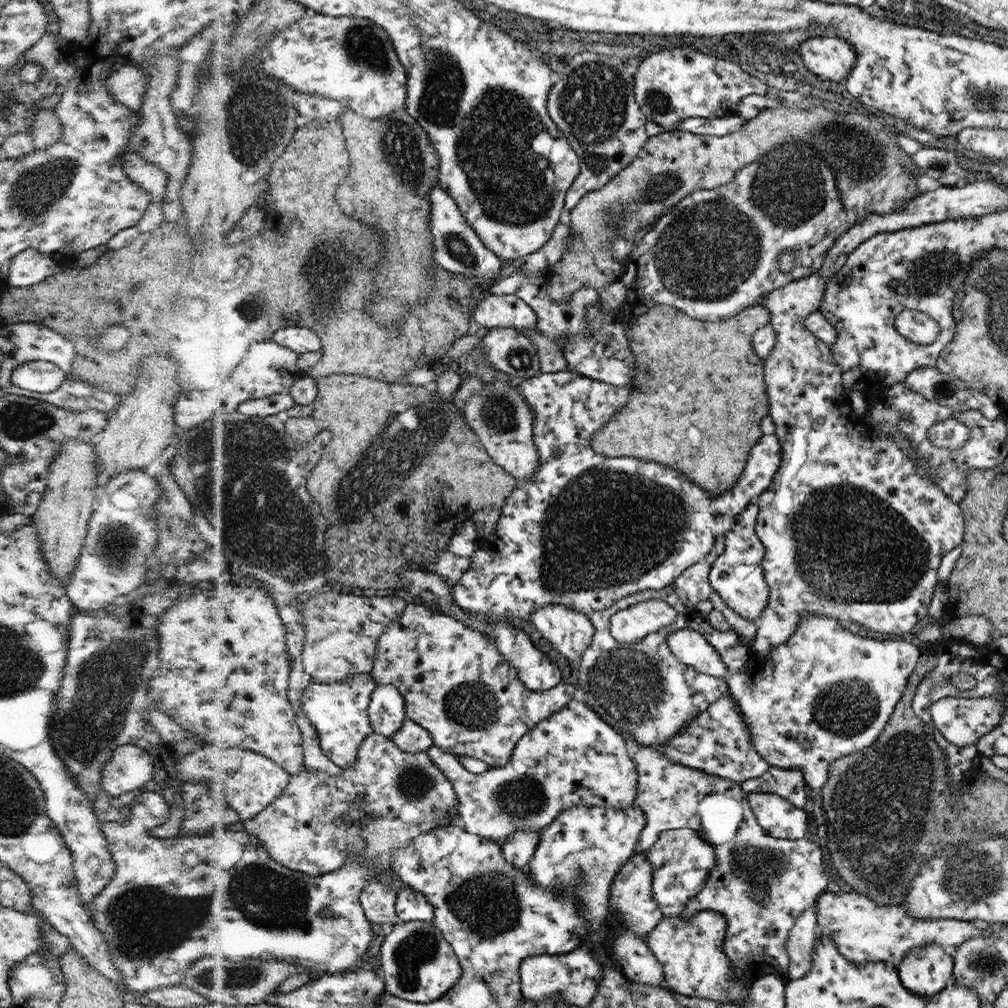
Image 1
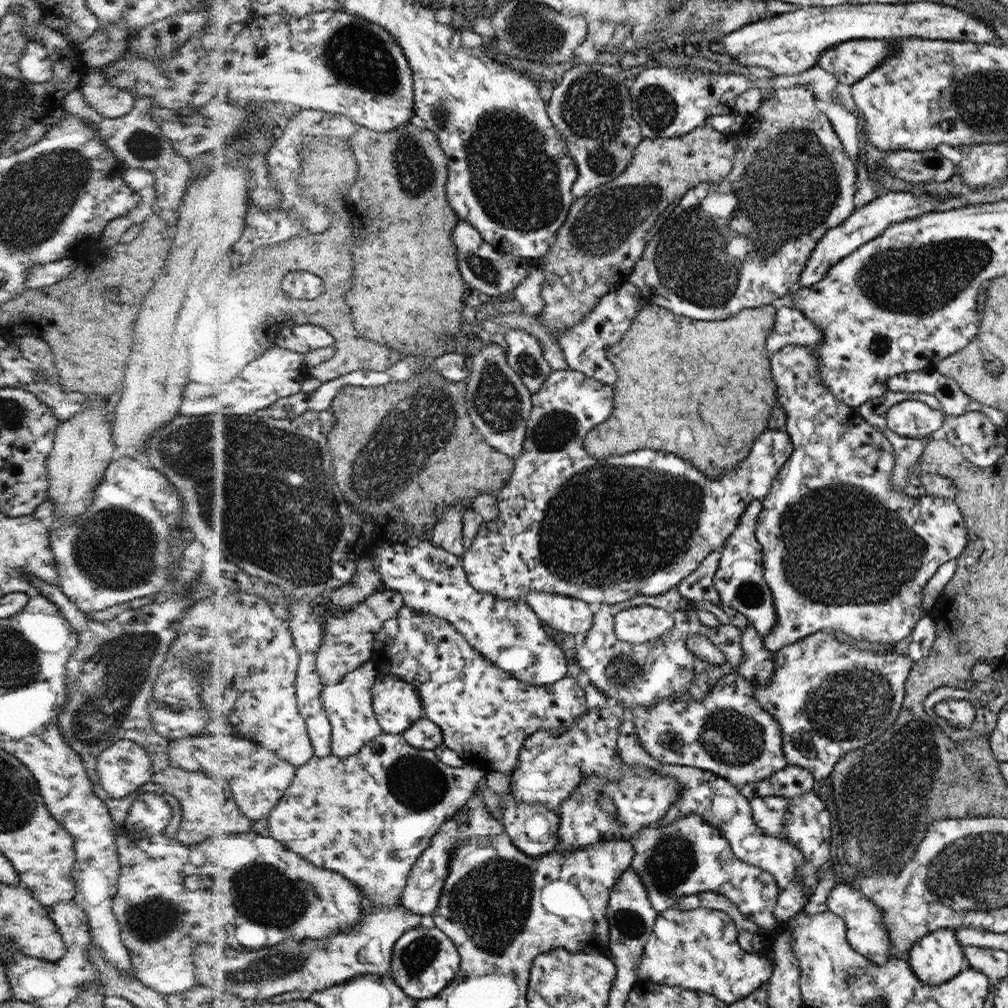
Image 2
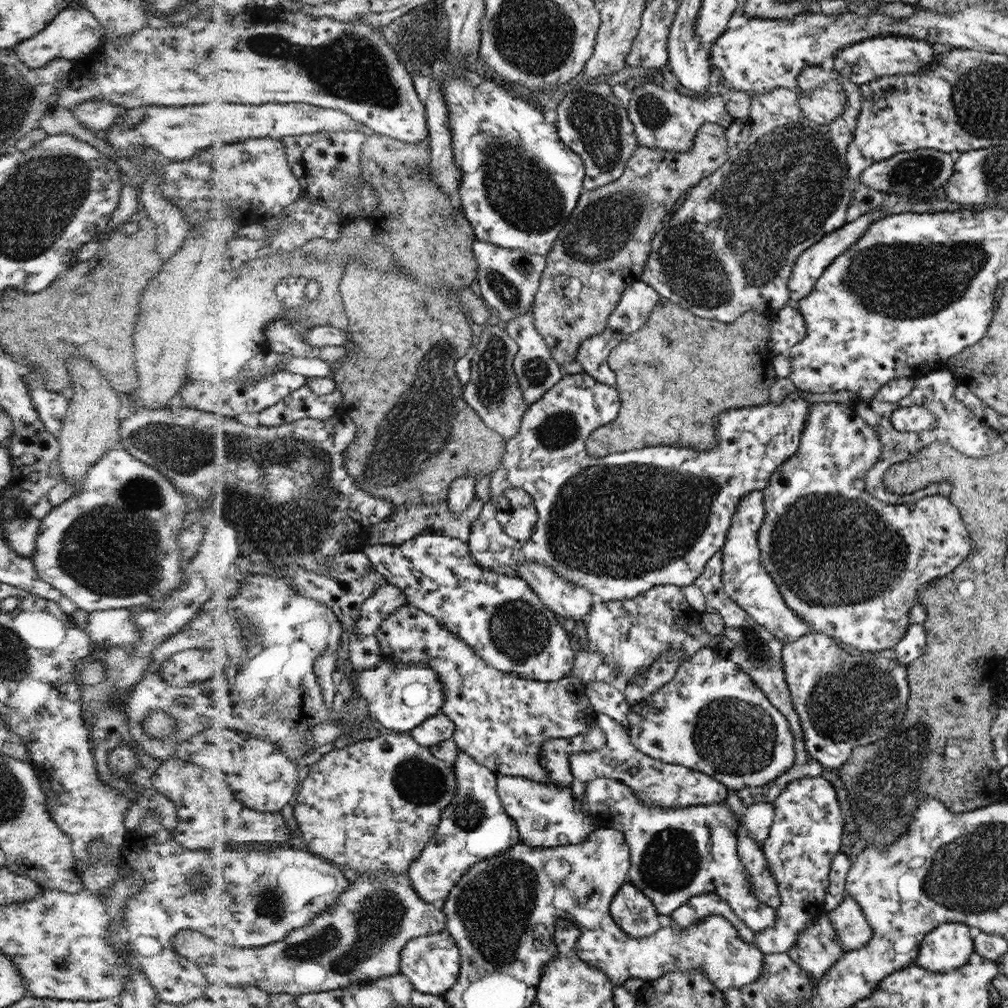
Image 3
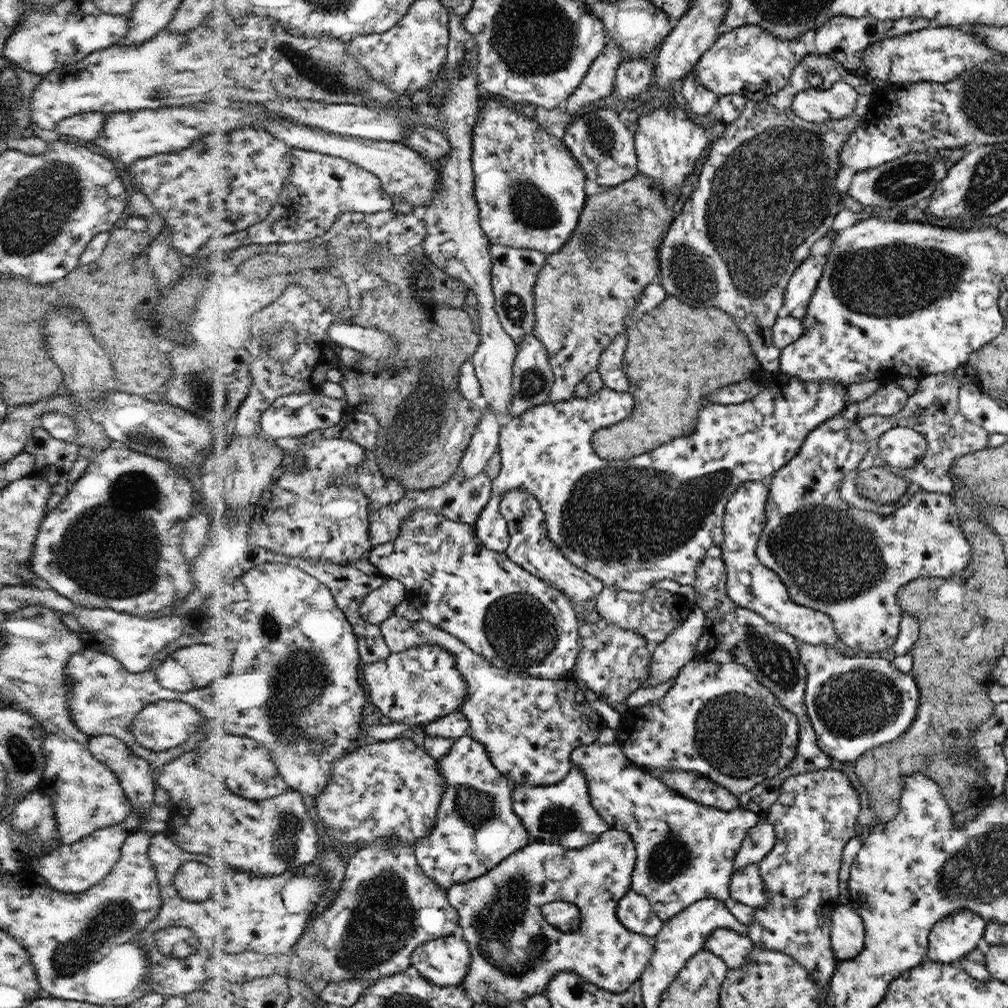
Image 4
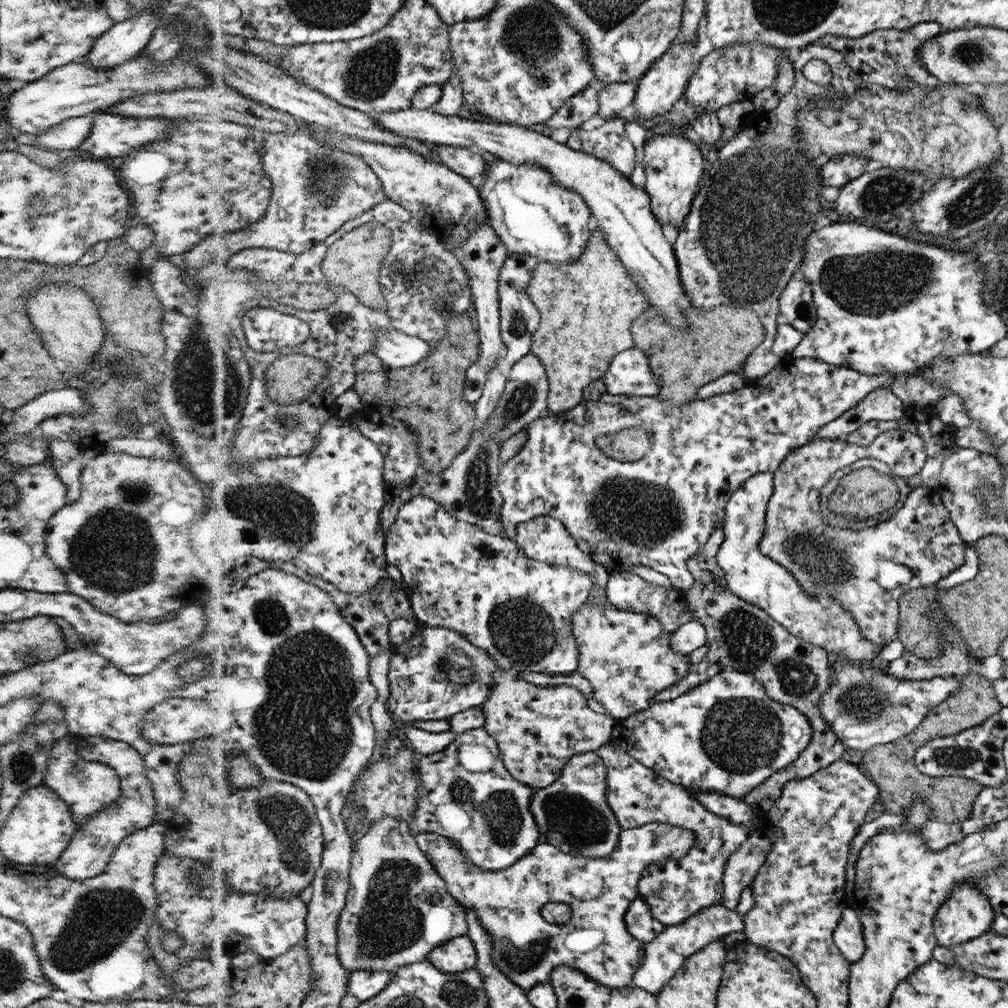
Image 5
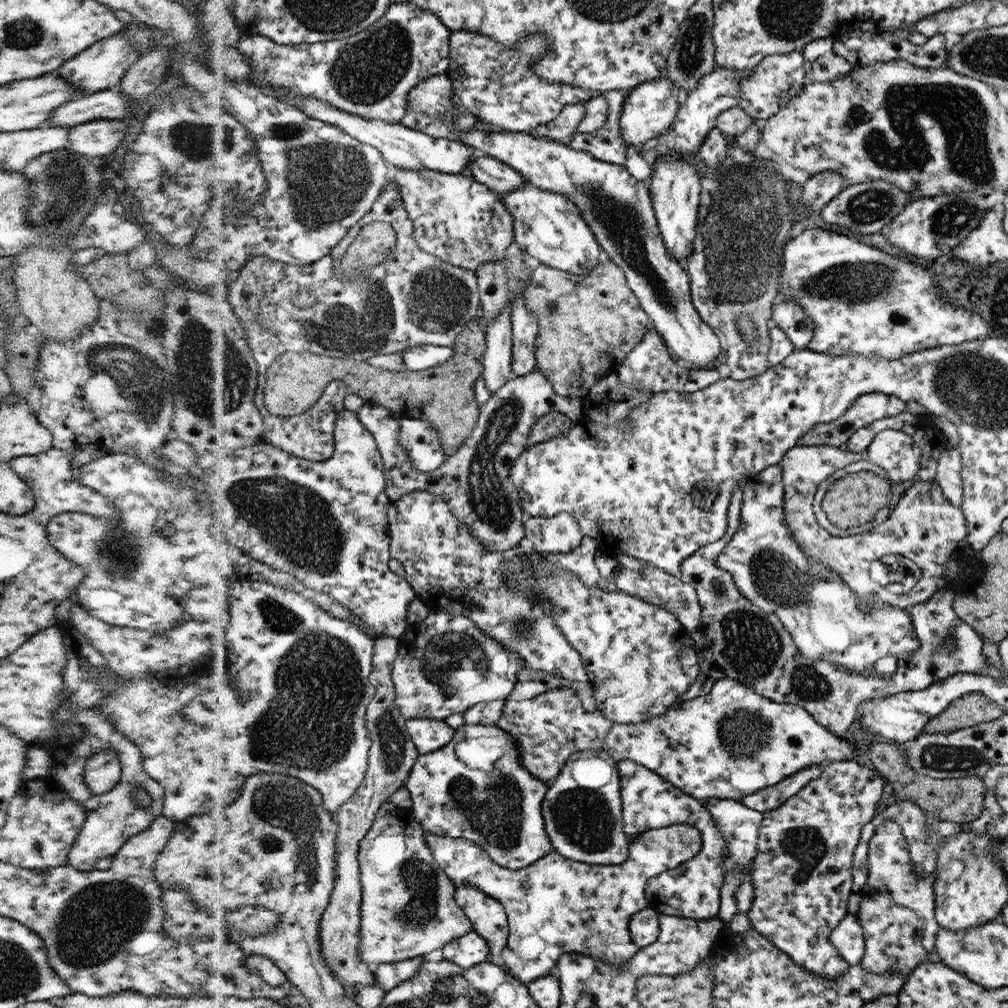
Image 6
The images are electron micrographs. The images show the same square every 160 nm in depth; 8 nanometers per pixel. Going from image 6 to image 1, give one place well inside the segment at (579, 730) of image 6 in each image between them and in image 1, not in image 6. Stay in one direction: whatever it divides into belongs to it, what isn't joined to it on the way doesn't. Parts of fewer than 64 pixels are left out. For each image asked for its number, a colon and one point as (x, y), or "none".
1: (456, 684)
2: (485, 714)
3: (501, 719)
4: (529, 727)
5: (537, 729)

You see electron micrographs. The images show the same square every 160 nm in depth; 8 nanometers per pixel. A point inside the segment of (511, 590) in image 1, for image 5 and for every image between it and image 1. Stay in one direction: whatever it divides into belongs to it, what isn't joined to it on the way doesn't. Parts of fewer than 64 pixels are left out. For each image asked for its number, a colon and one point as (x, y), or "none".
2: (605, 530)
3: (670, 516)
4: (629, 523)
5: (658, 511)

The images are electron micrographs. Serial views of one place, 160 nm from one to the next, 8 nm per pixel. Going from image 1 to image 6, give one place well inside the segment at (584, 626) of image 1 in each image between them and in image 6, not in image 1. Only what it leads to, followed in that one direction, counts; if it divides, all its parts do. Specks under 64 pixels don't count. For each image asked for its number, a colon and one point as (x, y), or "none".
2: (566, 614)
3: (560, 596)
4: (529, 545)
5: (542, 538)
6: (558, 534)

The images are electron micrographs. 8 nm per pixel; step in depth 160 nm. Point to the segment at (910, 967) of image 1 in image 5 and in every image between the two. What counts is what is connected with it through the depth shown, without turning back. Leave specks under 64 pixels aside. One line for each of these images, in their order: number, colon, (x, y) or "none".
2: (935, 958)
3: (948, 947)
4: (951, 938)
5: (966, 913)

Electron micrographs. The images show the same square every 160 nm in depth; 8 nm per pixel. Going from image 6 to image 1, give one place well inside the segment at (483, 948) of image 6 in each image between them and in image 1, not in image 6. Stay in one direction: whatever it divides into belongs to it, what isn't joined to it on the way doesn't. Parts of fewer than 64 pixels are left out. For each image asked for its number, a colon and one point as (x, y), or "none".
1: (419, 964)
2: (426, 961)
3: (433, 963)
4: (445, 961)
5: (458, 955)

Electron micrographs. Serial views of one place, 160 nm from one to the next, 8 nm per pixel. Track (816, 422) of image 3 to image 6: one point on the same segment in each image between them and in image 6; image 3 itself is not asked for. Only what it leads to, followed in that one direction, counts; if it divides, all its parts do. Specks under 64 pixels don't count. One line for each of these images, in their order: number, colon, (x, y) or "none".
4: (849, 564)
5: (841, 563)
6: (924, 526)

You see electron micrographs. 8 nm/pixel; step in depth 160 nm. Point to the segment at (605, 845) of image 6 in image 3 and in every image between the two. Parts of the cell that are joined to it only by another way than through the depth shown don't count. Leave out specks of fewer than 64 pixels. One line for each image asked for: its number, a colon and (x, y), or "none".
3: (545, 815)
4: (561, 813)
5: (572, 812)

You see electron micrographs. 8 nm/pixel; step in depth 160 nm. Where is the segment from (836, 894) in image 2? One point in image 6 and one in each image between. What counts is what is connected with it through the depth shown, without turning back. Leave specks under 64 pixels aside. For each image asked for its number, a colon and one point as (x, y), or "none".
3: (851, 927)
4: (847, 928)
5: (848, 936)
6: (848, 939)

